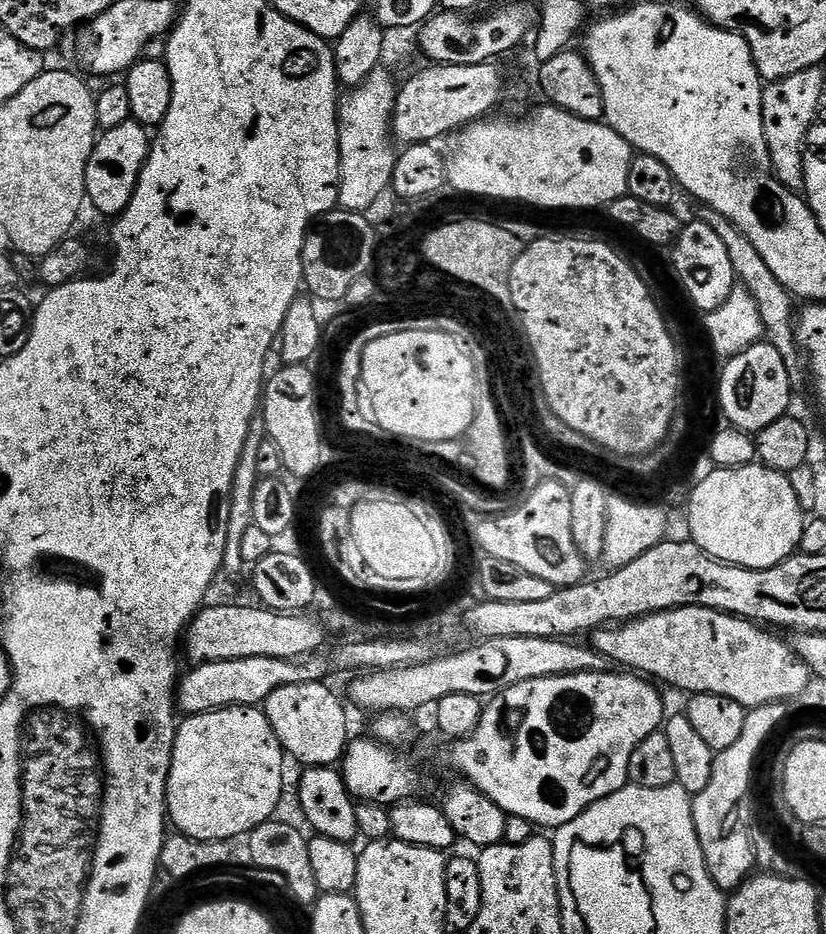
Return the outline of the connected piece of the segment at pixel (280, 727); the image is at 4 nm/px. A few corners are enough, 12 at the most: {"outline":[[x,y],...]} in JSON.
{"outline":[[323,681],[264,703],[280,744],[304,766],[335,765],[345,701]]}

